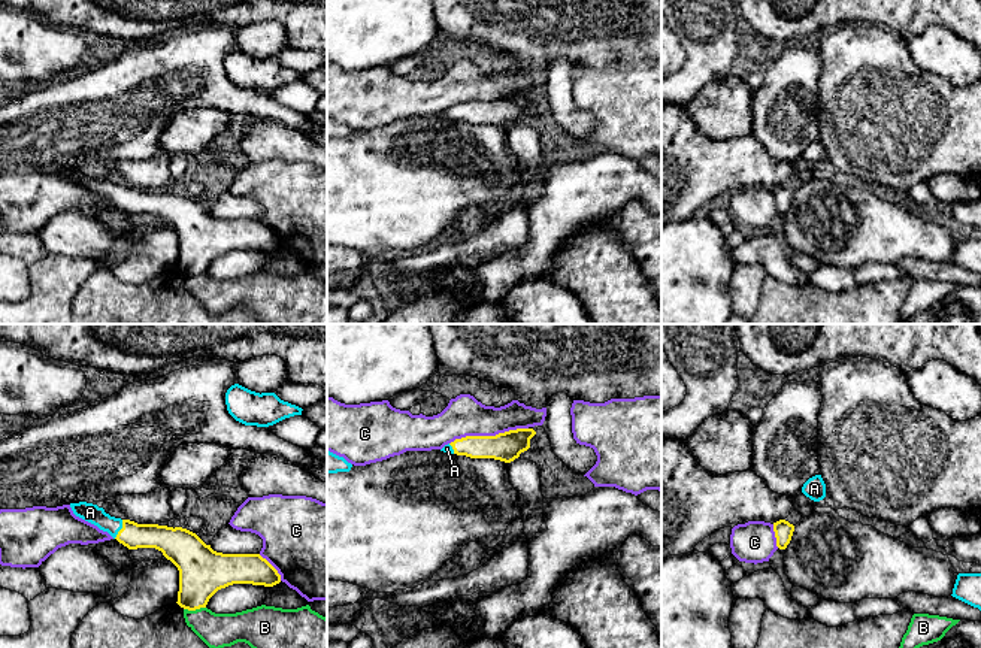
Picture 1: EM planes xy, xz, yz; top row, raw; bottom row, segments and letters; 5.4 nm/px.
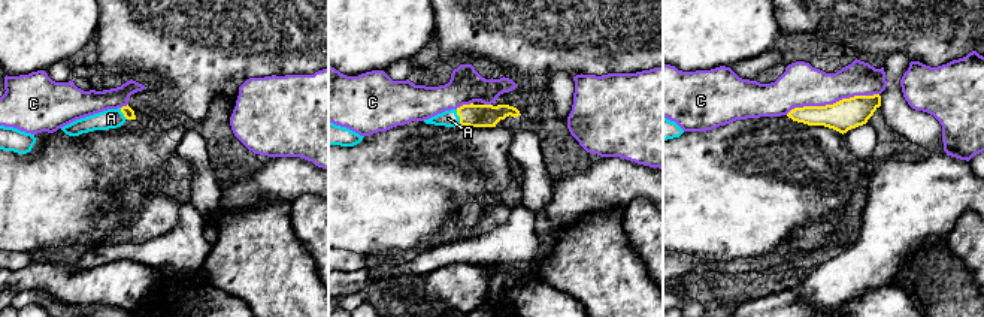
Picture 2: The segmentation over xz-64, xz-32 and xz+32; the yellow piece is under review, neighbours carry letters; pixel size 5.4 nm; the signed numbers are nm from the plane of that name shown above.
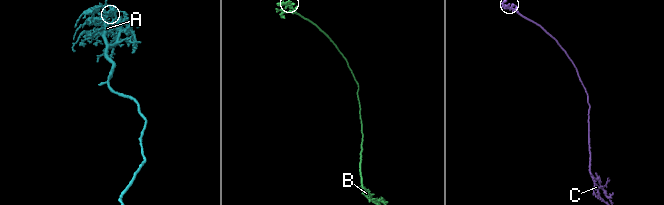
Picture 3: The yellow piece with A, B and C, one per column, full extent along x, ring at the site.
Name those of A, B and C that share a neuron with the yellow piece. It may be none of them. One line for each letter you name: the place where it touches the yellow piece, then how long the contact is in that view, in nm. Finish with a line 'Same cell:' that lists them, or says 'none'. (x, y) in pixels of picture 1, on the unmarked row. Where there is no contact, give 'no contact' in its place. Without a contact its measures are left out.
A: contact xy (121, 194); length 120 nm
Same cell: A

